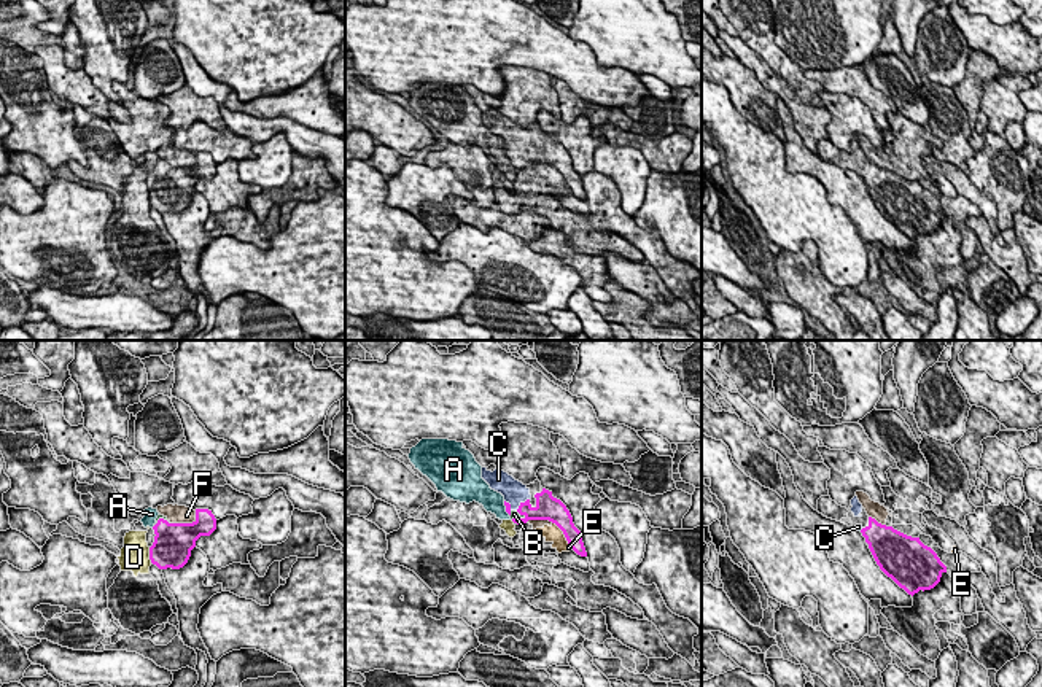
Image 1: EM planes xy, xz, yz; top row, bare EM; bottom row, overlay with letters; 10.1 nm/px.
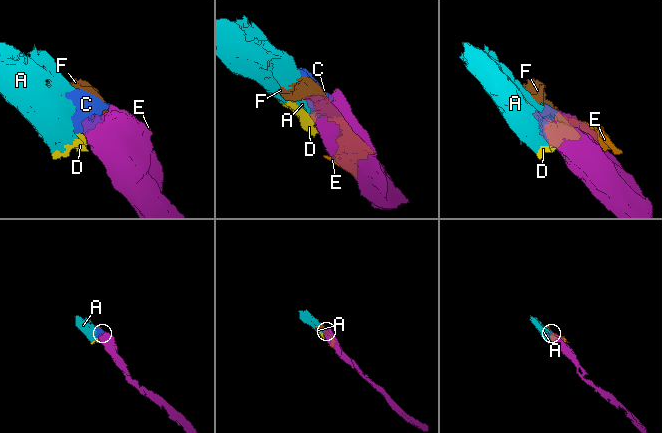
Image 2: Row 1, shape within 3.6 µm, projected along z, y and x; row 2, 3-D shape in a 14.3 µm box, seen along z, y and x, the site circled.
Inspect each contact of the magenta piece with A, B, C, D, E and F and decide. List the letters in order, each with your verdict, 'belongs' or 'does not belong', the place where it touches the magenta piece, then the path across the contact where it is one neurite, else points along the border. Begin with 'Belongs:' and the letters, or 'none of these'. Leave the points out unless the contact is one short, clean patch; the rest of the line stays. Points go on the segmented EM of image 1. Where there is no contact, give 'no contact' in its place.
Belongs: B, C
A: does not belong | xz (506, 508) | along xz (503, 501), (509, 514)
B: belongs | xz (517, 519)
C: belongs | xz (522, 503)
D: does not belong | xy (150, 555)
E: does not belong | xz (563, 533)
F: does not belong | xy (186, 523) | along xy (196, 511), (196, 517), (191, 522), (171, 523)

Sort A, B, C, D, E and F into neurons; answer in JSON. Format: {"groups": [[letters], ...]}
{"groups": [["A", "D"], ["B", "C"], ["E", "F"]]}

